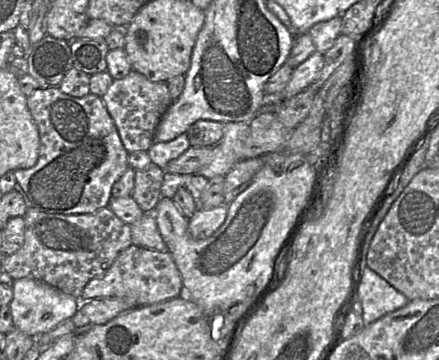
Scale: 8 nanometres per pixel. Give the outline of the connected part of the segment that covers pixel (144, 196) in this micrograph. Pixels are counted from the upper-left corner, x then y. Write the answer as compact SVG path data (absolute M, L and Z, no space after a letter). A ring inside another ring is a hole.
M153 162L147 169L136 171L132 198L144 213L153 213L162 197L161 187L164 175L165 171Z

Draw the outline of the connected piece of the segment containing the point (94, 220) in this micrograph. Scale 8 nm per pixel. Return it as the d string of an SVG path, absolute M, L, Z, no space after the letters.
M30 207L23 218L24 244L15 254L4 257L2 270L13 280L34 279L77 299L80 299L90 280L104 274L117 256L132 245L131 225L125 224L109 207L101 208L94 213L78 215L51 214Z

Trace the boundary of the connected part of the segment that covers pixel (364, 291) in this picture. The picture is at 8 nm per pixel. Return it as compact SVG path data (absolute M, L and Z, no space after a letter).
M369 267L363 268L358 298L365 326L409 303L409 299Z

